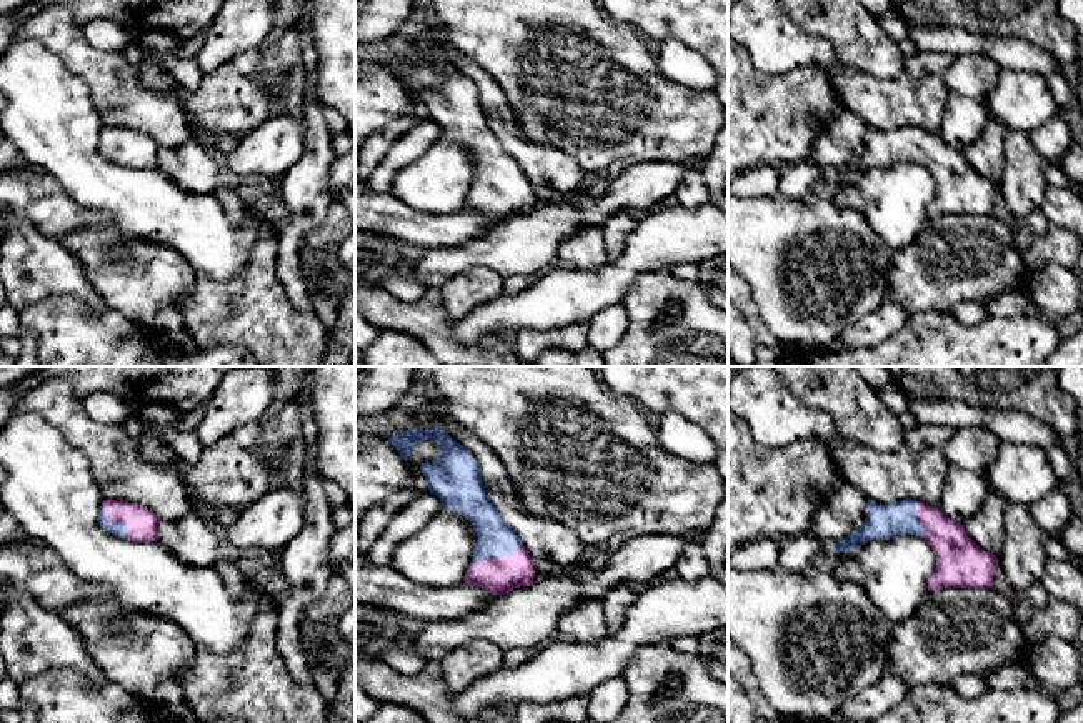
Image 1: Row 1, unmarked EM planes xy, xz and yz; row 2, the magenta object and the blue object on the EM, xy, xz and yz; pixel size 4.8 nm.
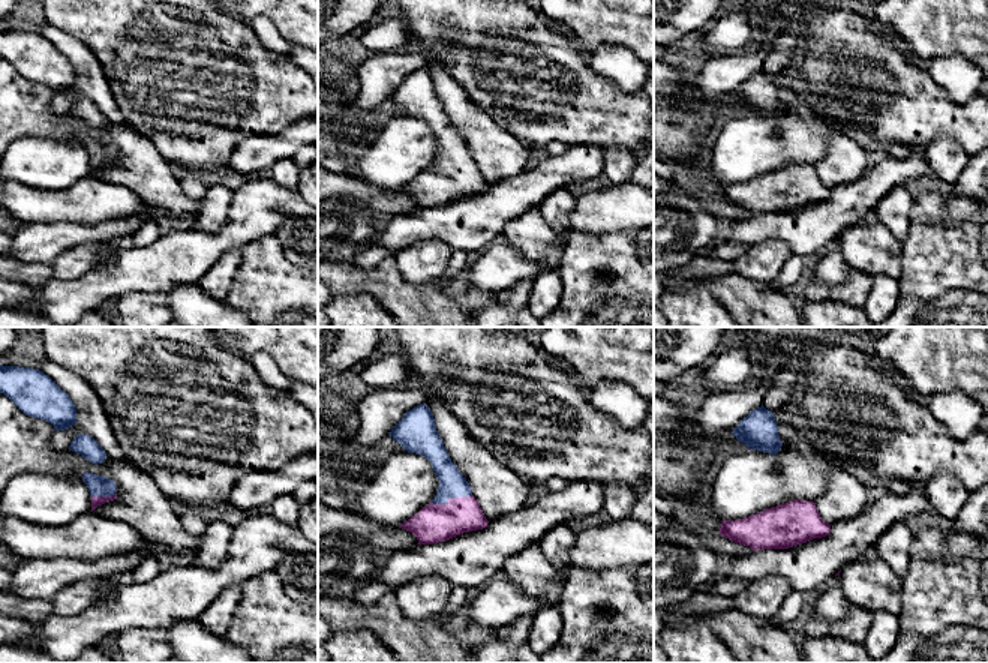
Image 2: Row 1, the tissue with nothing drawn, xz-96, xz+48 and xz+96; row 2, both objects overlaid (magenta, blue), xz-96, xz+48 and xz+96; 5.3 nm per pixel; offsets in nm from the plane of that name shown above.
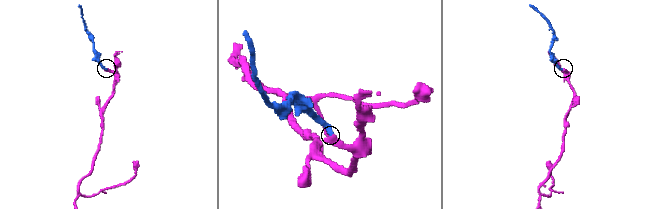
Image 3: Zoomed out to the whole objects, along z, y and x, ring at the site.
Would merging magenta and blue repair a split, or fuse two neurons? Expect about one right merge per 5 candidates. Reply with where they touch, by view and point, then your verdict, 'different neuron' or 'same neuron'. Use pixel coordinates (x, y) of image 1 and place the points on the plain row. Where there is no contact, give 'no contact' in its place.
xz (495, 182) | same neuron

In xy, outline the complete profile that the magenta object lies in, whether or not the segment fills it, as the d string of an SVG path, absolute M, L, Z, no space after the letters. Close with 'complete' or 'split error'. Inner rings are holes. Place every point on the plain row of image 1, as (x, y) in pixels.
M103 127L98 137L98 152L108 160L138 170L160 167L158 145L137 130Z; split error

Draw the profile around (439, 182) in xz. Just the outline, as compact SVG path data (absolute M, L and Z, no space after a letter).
M442 132L420 158L395 172L390 193L418 213L452 215L463 208L475 173L477 160L470 148Z

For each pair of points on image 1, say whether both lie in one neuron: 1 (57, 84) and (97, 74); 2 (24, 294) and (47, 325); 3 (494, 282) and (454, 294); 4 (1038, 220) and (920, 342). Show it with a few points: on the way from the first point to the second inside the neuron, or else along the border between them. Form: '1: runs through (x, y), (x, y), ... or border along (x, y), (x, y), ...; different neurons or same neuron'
1: border along (85, 82), (89, 87); different neurons
2: border along (70, 295), (37, 300), (19, 312); different neurons
3: runs through (484, 285), (477, 285), (464, 294); same neuron
4: border along (1050, 227), (1035, 239); different neurons

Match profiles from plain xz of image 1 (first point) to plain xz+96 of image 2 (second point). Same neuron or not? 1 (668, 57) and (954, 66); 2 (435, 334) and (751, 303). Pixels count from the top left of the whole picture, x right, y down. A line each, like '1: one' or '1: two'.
1: one
2: one

